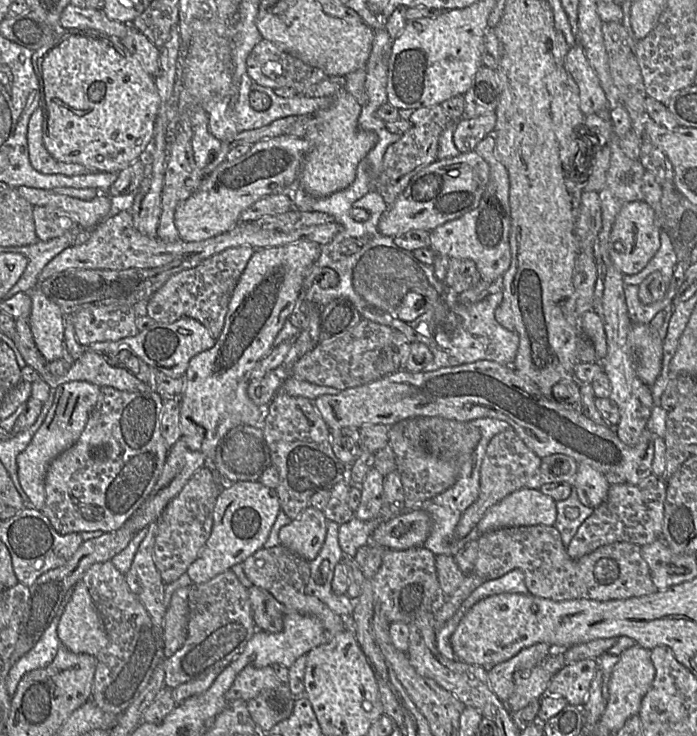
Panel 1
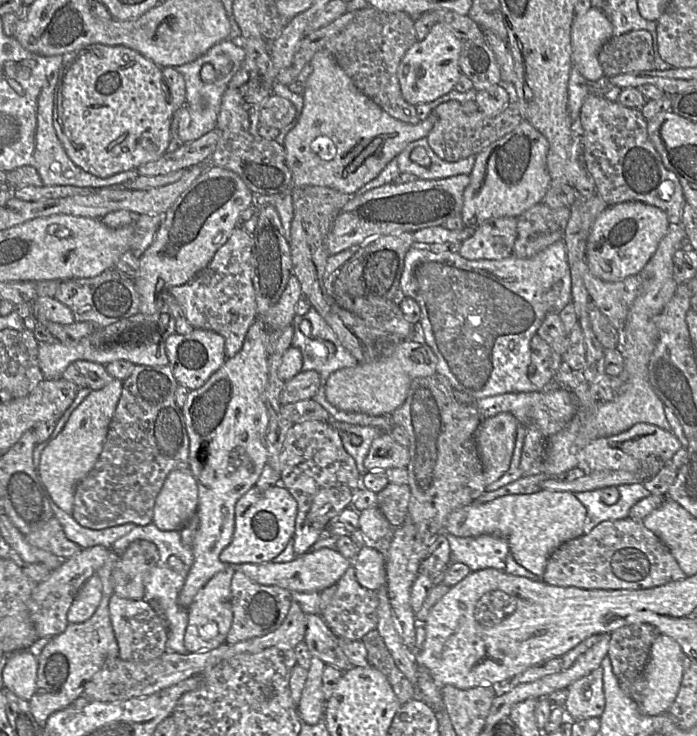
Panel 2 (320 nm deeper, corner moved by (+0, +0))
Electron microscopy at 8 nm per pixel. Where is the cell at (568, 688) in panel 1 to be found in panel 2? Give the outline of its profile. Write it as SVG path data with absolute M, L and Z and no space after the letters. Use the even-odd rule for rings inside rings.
M593 670L587 676L573 682L567 688L568 695L564 704L566 716L570 720L600 718L605 709L603 691L603 670Z

